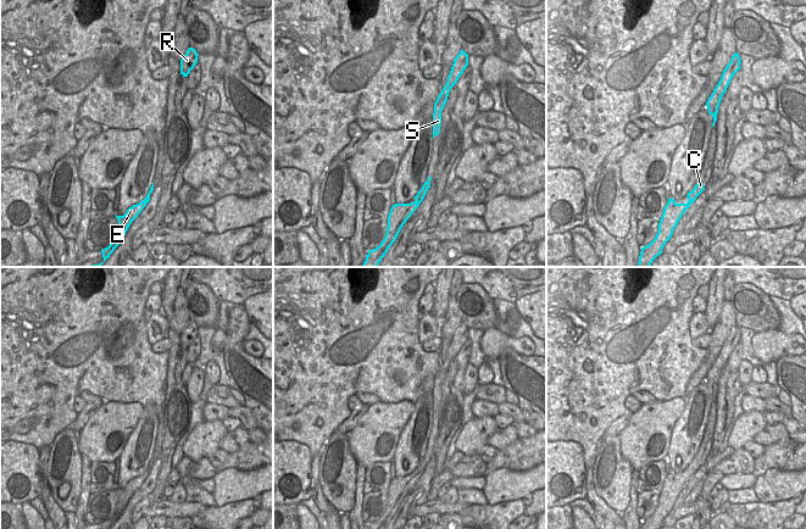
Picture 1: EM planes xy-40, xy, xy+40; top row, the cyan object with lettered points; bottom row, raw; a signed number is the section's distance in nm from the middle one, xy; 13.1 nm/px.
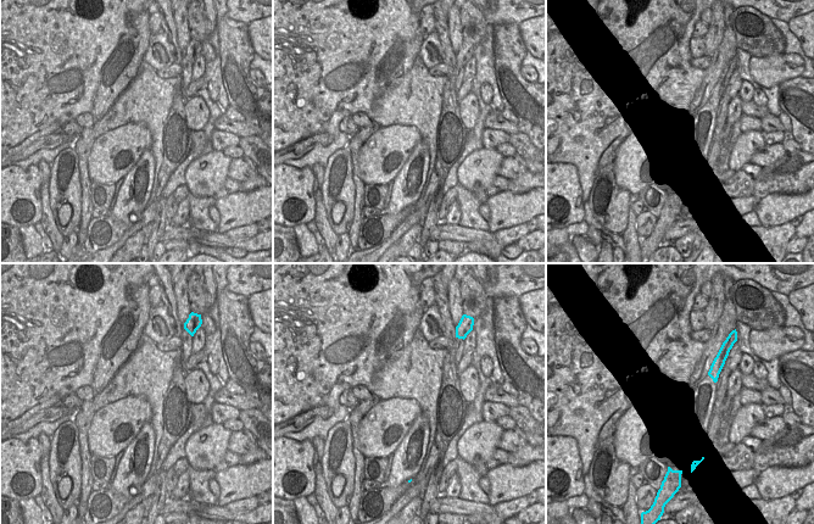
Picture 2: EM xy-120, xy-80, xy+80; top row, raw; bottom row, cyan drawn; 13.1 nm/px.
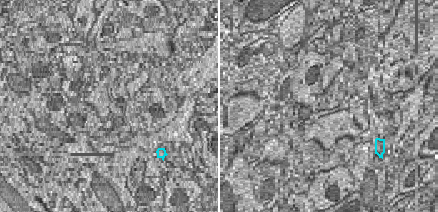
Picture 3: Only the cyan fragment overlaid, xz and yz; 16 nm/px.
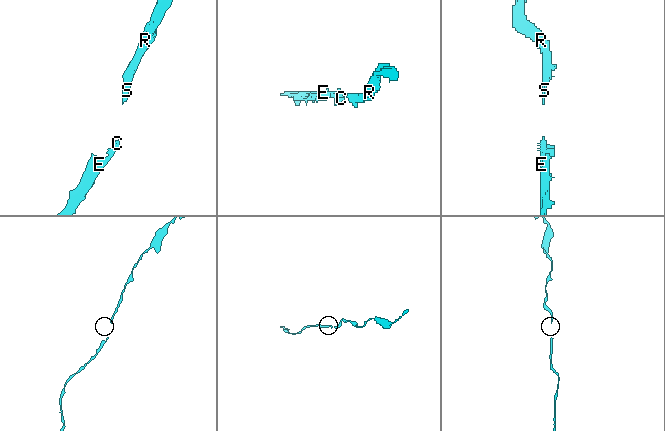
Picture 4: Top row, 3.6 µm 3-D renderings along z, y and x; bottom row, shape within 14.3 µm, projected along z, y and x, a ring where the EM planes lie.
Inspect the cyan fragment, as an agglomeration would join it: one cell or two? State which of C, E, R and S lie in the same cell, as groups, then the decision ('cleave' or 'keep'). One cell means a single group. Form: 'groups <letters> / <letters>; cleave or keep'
groups C E R S; keep

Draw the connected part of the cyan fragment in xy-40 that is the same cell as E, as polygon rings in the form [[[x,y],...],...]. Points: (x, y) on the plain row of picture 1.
[[[152,456],[146,470],[143,474],[129,480],[123,489],[116,488],[116,491],[118,492],[118,502],[117,502],[116,509],[115,509],[115,513],[107,520],[101,523],[102,529],[110,529],[115,524],[115,522],[119,518],[119,516],[122,514],[123,509],[126,508],[132,495],[138,490],[138,488],[143,484],[143,481],[150,474],[150,467],[152,466],[152,463],[154,463],[154,456]]]

